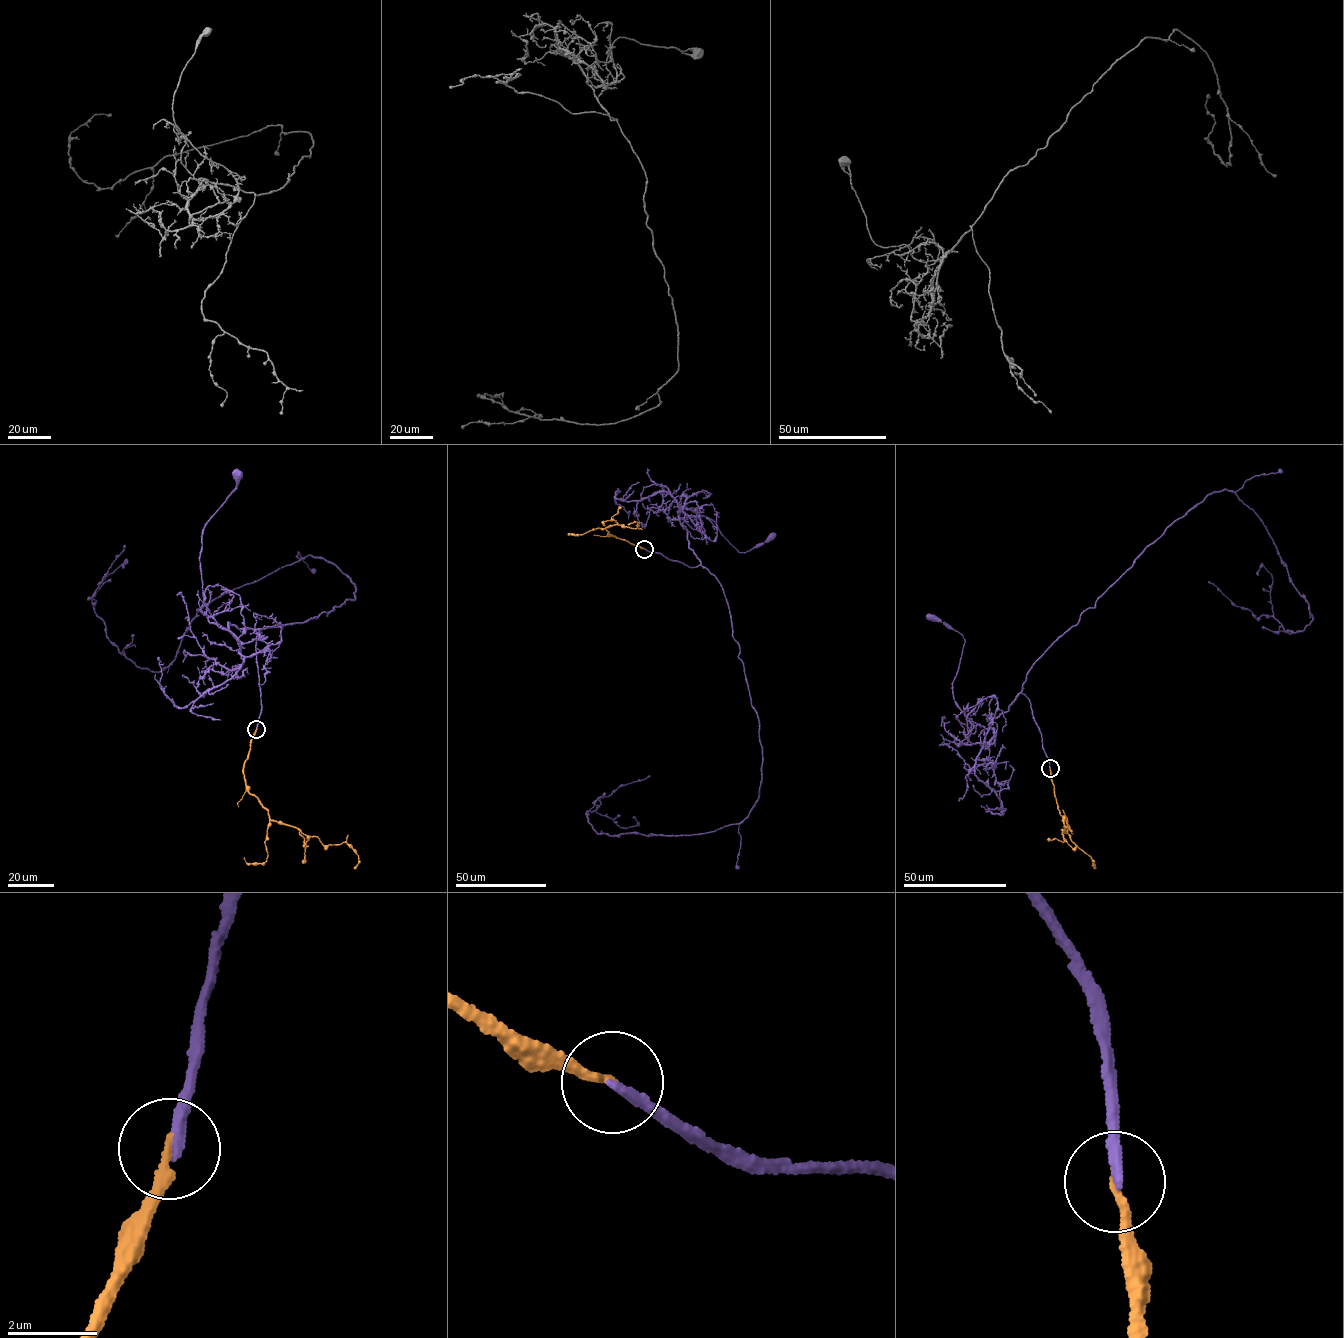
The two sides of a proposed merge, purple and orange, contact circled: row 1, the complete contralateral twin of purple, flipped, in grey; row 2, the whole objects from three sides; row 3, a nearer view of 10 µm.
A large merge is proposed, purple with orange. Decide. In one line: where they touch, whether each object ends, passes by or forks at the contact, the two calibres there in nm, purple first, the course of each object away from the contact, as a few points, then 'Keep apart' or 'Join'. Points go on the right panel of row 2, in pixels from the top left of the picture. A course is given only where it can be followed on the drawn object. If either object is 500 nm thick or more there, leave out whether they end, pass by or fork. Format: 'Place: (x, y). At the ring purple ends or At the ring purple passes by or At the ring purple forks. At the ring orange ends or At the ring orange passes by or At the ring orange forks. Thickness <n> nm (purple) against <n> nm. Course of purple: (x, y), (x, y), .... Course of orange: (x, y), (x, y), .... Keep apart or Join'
Place: (1050, 768). At the ring purple ends. At the ring orange ends. Thickness 240 nm (purple) against 200 nm. Course of purple: (1049, 768), (1023, 694), (987, 728), (958, 706), (952, 682), (964, 641), (932, 617). Course of orange: (1049, 768), (1058, 809), (1067, 826), (1066, 833), (1062, 830), (1069, 828), (1064, 816), (1064, 826), (1072, 831). Join

